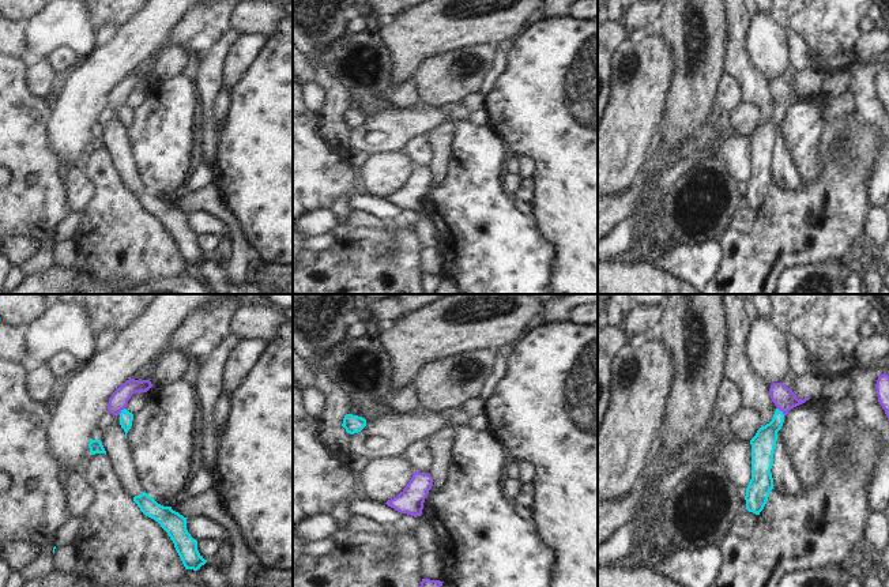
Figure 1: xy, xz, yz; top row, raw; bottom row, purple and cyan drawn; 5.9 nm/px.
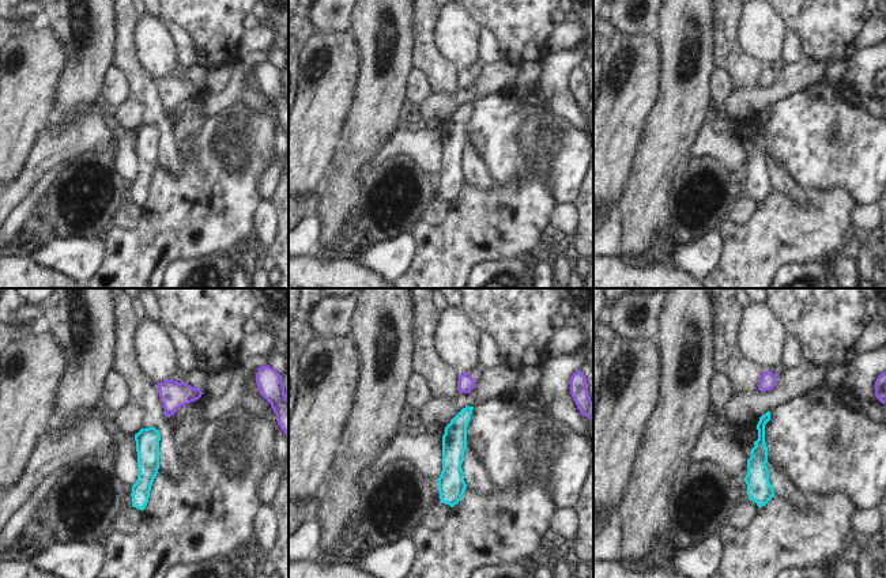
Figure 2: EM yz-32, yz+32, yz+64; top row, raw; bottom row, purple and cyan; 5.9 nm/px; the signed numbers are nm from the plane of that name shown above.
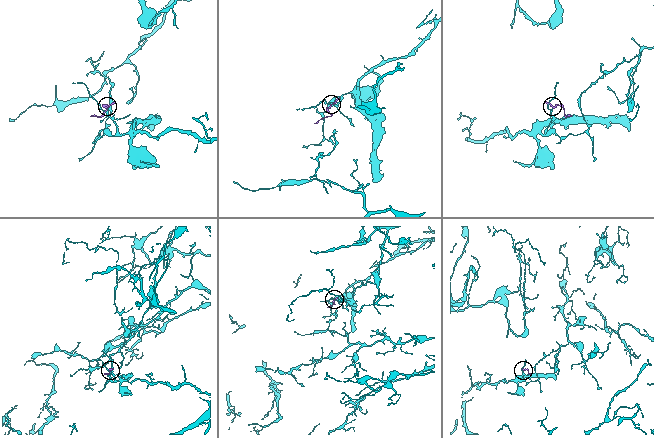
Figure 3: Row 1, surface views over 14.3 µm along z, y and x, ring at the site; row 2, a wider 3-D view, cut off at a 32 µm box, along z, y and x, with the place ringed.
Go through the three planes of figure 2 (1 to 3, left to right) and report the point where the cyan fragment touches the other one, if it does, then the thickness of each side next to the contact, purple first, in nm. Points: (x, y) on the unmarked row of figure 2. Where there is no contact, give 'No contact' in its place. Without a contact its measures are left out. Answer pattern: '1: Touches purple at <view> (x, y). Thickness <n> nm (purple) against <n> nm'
1: No contact
2: No contact
3: No contact

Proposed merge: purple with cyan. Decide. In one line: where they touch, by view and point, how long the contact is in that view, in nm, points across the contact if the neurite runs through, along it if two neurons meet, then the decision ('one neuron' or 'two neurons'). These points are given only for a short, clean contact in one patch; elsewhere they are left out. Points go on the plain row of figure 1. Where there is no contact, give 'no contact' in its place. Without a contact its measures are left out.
yz (780, 105) | 70 nm | across yz (784, 94), (780, 105), (779, 113), (764, 138) | one neuron

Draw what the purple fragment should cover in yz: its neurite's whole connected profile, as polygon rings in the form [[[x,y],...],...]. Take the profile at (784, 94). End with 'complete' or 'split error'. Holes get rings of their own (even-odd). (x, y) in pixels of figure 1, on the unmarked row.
[[[773,78],[769,83],[771,94],[777,102],[769,118],[760,123],[750,135],[751,139],[751,174],[746,183],[746,204],[756,210],[764,204],[773,184],[771,163],[776,144],[777,127],[781,124],[787,108],[810,93],[798,94],[791,83],[783,78]]]; split error

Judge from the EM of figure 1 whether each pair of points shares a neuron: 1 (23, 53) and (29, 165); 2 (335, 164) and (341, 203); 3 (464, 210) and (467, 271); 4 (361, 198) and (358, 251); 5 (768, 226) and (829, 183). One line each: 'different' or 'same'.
1: different
2: different
3: same
4: different
5: same

